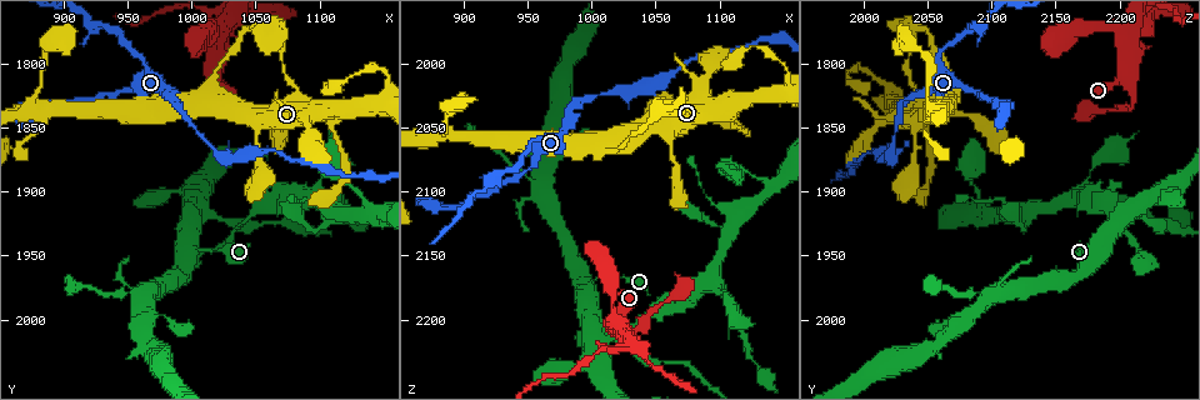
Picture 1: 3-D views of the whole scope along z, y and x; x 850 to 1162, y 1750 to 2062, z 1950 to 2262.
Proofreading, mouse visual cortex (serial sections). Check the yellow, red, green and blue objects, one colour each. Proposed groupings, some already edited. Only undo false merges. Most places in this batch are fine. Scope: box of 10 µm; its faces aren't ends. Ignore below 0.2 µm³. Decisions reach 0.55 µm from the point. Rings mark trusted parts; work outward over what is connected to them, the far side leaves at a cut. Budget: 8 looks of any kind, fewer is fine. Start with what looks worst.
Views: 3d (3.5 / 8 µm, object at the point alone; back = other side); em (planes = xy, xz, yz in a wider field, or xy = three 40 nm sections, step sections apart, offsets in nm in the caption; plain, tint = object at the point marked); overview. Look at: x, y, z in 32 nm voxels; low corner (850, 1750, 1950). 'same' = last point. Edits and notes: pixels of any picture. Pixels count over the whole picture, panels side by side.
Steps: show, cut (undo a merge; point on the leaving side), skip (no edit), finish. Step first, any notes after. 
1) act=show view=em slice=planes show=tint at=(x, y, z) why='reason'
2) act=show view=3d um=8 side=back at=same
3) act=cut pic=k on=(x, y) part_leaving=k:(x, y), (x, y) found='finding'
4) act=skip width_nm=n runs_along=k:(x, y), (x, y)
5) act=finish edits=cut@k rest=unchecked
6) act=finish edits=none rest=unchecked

act=show view=3d um=3.5 at=(1020, 1786, 2208) why='two arms in line, one across'

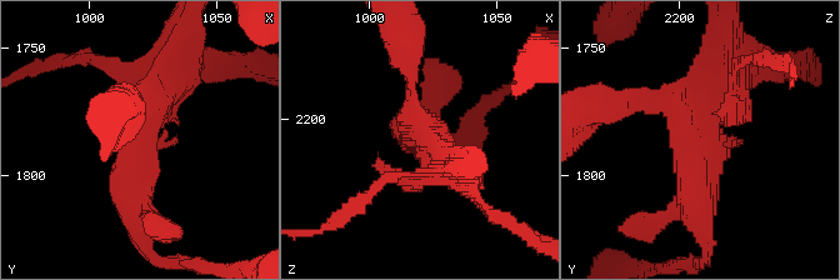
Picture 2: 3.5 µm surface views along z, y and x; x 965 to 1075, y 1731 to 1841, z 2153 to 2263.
act=show view=em slice=planes show=plain at=(1019, 1785, 2207)

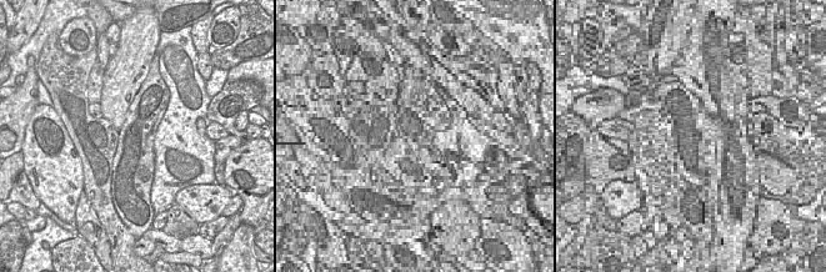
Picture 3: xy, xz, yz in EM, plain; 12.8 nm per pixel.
act=show view=em slice=planes show=tint at=same

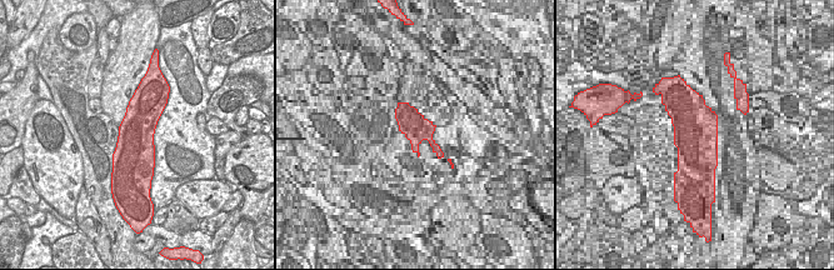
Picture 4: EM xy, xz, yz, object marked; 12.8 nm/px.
act=skip runs_along=2:(680, 214), (696, 110), (729, 73) found='one cell here'

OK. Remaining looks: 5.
act=show view=3d um=3.5 at=(1018, 1918, 2216) why='thick turns thin'

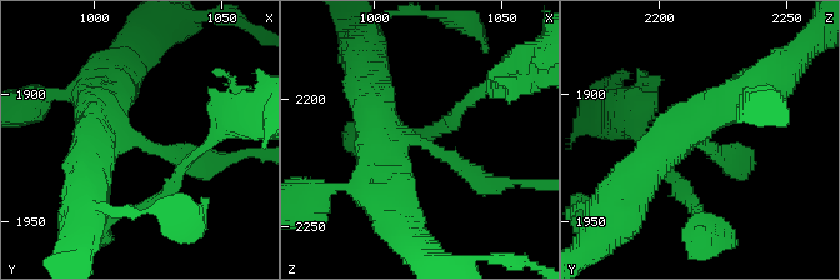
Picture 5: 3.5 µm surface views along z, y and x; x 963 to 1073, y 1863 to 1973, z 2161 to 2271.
act=show view=em slice=xy step=2 show=tint at=(1020, 1918, 2218)

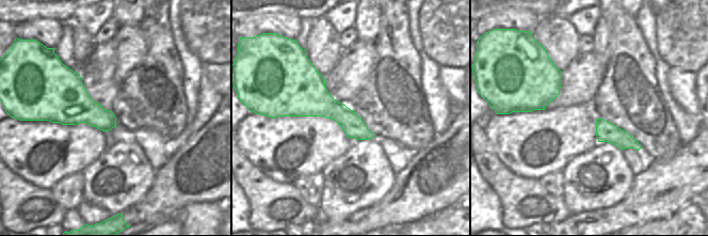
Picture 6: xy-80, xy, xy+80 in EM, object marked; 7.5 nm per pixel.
act=show view=em slice=xy step=3 show=tint at=same why='cut it another way'

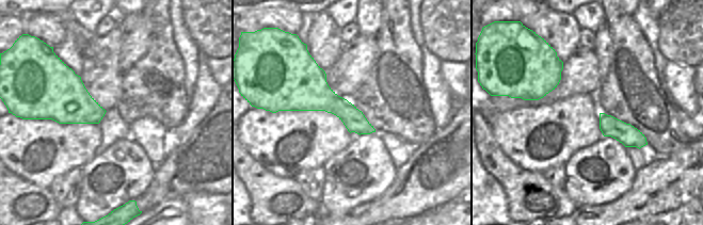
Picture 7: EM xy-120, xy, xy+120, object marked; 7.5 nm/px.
act=skip arm_widths_nm=250,500 runs_along=5:(371, 100), (395, 139), (421, 141), (490, 184) found='continuous, no second cell'

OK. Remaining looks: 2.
act=show view=3d um=3.5 at=(1070, 1796, 2032) why='calibre changes'

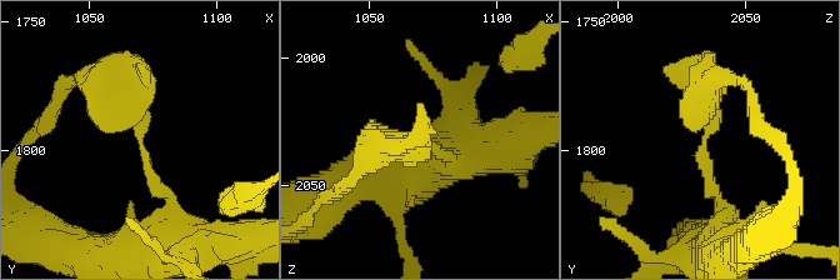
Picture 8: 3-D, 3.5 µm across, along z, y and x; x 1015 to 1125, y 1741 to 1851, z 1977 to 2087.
act=show view=em slice=xy step=3 show=tint at=(1071, 1796, 2035)

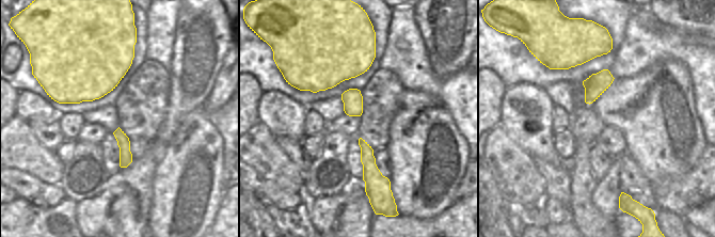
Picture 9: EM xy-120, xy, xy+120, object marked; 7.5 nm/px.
act=skip runs_along=9:(118, 131), (124, 143), (124, 164) found='continuous, no second cell'

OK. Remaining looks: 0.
act=finish edits=none rest=unchecked

